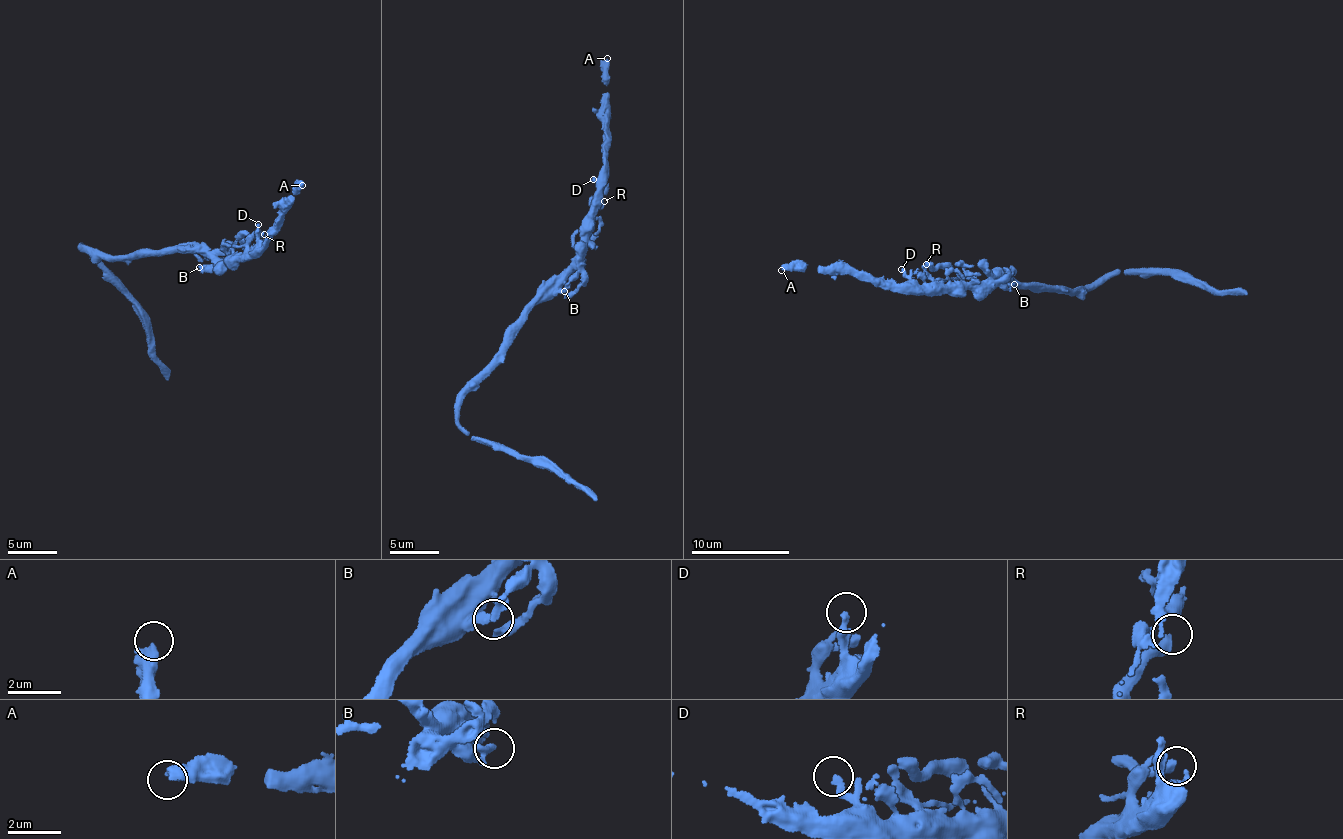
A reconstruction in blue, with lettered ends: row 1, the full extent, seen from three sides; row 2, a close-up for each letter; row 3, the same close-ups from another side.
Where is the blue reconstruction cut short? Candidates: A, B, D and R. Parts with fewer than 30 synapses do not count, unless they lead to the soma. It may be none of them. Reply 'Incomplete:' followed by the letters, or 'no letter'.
Incomplete: no letter

